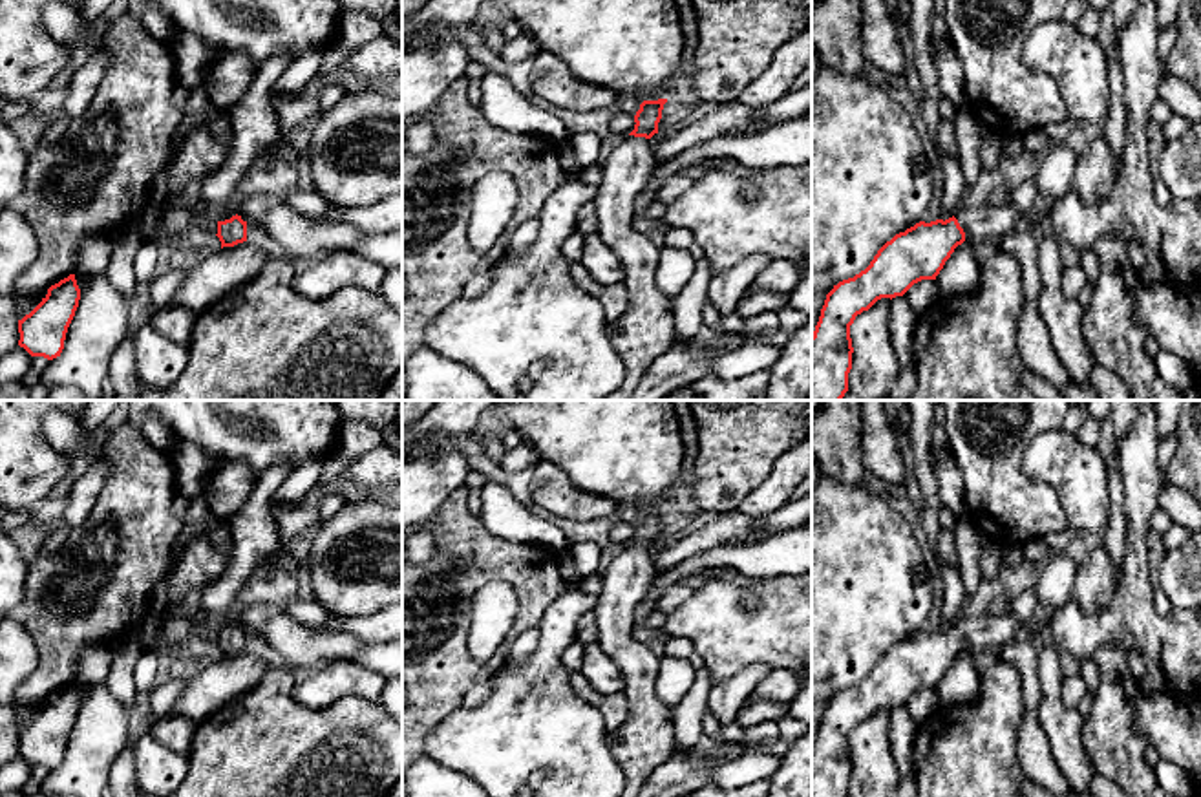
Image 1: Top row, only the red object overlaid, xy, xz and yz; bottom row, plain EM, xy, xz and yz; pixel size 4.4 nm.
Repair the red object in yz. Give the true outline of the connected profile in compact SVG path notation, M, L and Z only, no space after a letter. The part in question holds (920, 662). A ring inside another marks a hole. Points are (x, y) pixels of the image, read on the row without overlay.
M1141 400L1141 415L1132 422L1119 444L1119 468L1124 494L1126 552L1122 570L1115 581L1110 603L1100 612L1086 612L1075 598L1035 620L1018 620L1009 612L983 612L960 616L949 629L919 631L887 651L870 675L854 687L843 689L826 704L819 731L812 744L812 797L848 797L852 779L850 735L881 707L903 706L921 689L936 689L954 658L963 651L987 656L1004 645L1027 636L1042 634L1049 643L1066 649L1079 662L1091 658L1102 645L1124 645L1143 654L1146 675L1133 704L1133 728L1152 746L1161 760L1183 768L1197 795L1201 795L1201 616L1197 609L1170 611L1161 616L1153 603L1153 583L1148 567L1146 536L1152 514L1161 506L1161 481L1157 464L1159 431L1153 400Z

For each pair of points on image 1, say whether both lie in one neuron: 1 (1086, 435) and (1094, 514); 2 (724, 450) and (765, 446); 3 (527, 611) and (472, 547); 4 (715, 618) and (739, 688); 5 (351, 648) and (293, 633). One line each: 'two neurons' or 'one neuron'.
1: two neurons
2: one neuron
3: one neuron
4: two neurons
5: one neuron

